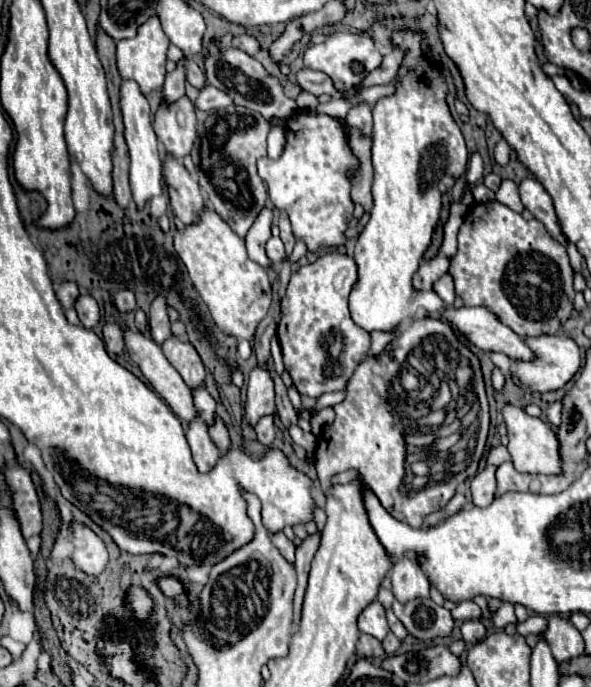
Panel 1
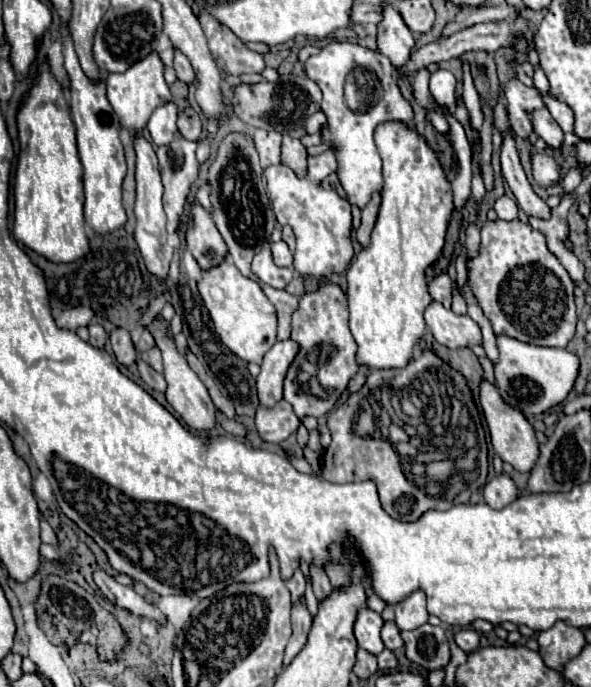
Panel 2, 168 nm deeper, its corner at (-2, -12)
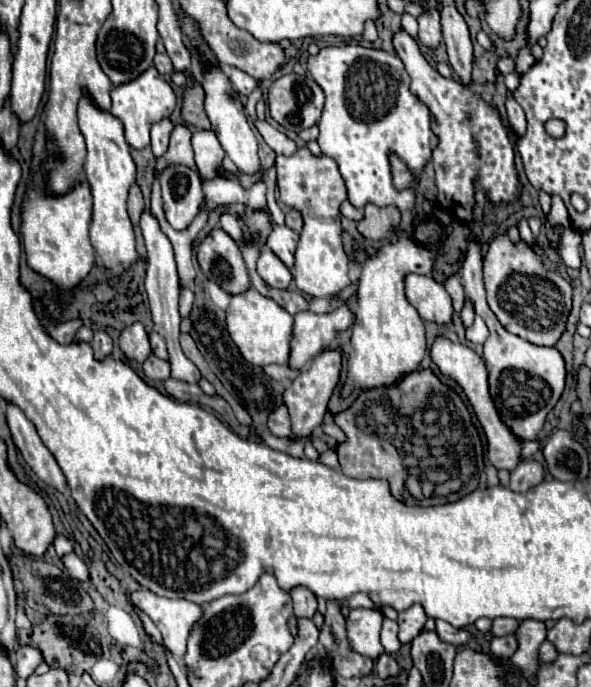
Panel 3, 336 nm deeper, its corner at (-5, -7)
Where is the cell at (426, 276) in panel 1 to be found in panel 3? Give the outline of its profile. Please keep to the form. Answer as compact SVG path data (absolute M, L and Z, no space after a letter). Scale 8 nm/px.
M451 275L451 277L445 281L445 289L447 289L447 293L449 293L451 299L453 299L453 309L455 309L455 313L459 313L461 307L465 305L465 291L463 291L463 285L461 285L459 277L457 277L457 275Z

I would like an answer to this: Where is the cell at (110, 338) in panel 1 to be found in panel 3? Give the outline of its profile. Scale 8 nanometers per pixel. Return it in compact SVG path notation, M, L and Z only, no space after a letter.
M133 323L131 327L121 331L119 337L121 351L125 353L127 359L133 359L137 363L143 363L151 355L151 345L149 345L149 335L143 323Z

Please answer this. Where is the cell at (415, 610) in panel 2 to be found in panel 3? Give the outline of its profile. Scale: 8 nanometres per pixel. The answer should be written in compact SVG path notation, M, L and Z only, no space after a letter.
M413 605L407 611L401 611L399 619L397 619L401 645L411 643L419 635L419 631L423 629L425 621L427 621L427 615L425 615L425 611L423 611L421 605Z

